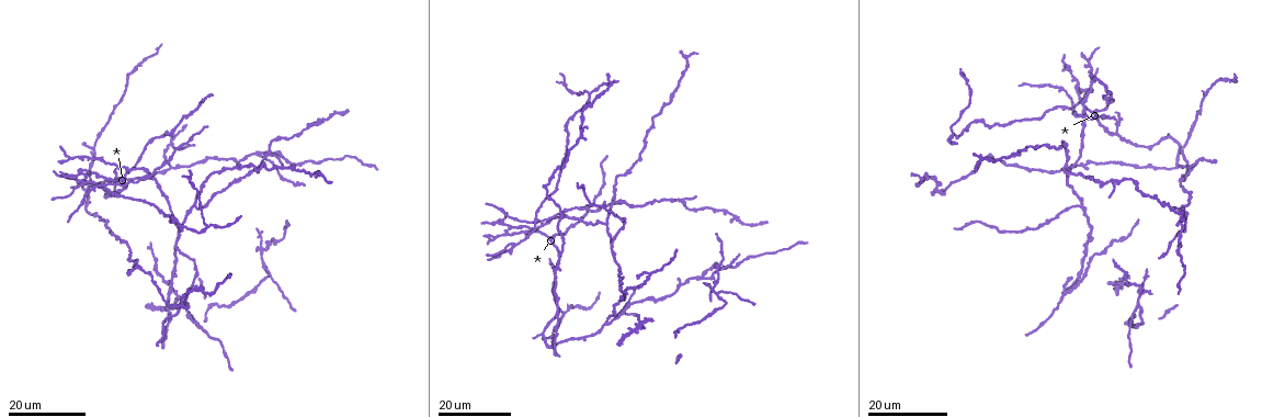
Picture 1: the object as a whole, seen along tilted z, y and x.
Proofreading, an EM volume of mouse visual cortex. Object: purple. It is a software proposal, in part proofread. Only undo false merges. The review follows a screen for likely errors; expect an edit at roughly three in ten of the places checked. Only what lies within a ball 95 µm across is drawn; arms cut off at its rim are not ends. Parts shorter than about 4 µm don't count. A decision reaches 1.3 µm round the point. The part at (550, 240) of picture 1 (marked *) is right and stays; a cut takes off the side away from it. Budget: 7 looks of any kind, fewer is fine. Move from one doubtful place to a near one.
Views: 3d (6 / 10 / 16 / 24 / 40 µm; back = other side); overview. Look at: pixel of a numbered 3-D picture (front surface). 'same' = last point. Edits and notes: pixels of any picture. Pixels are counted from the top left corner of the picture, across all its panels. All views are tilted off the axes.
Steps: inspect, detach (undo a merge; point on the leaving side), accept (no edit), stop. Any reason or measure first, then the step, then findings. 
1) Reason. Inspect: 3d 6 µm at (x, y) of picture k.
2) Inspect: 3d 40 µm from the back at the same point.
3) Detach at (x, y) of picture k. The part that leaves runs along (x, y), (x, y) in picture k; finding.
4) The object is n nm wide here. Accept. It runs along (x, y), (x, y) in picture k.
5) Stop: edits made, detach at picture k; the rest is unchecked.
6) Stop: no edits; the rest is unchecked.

Three-way junction. Inspect: 3d 24 µm at (1115, 179) of picture 1.

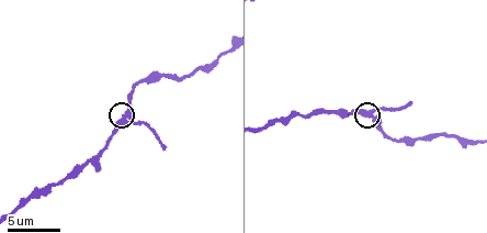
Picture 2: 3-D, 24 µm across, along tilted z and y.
Closer look. Inspect: 3d 6 µm at (373, 112) of picture 2.

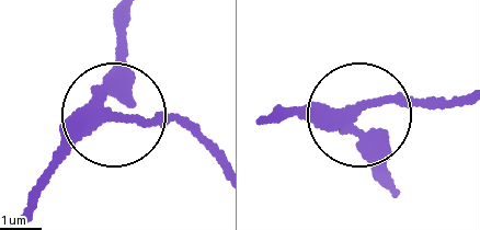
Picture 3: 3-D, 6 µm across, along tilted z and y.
Inspect: 3d 6 µm from the back at (353, 114) of picture 3.

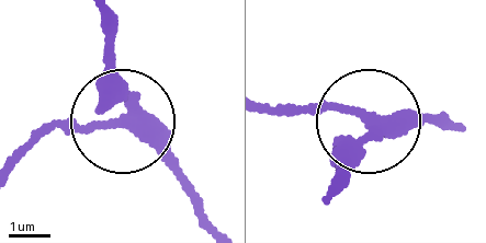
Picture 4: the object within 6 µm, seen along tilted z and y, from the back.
3 arms meet here. Accept. It runs along (442, 117), (270, 110) in picture 4; all the same neuron.

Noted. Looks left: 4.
Four or more arms meet. Inspect: 3d 16 µm at (261, 247) of picture 1.

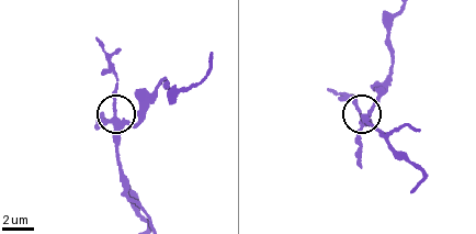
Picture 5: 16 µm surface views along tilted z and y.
Closer look. Inspect: 3d 10 µm at (124, 121) of picture 5.

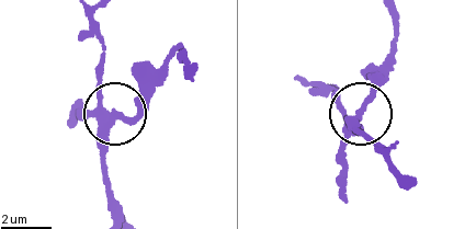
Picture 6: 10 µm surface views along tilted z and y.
4 arms meet here. Detach at (347, 160) of picture 6. The part that leaves runs along (105, 125), (98, 109), (102, 52), (84, 9) in picture 6; two neurons meet here.

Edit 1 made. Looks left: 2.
Three arms meet. Inspect: 3d 16 µm at (1196, 160) of picture 1.

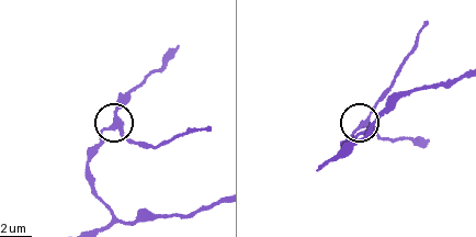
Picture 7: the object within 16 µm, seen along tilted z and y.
Inspect: 3d 6 µm at (118, 125) of picture 7.

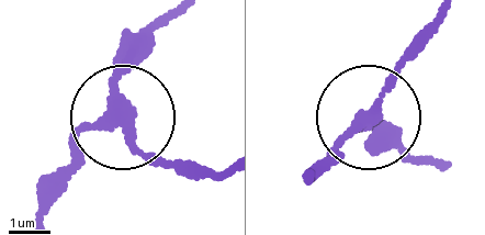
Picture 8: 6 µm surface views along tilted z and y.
Accept. It runs along (47, 214), (79, 144), (113, 114), (121, 76), (149, 33) in picture 8; continuous, no second neuron.

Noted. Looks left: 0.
Stop: edits made, detach at picture 6; the rest is unchecked.

